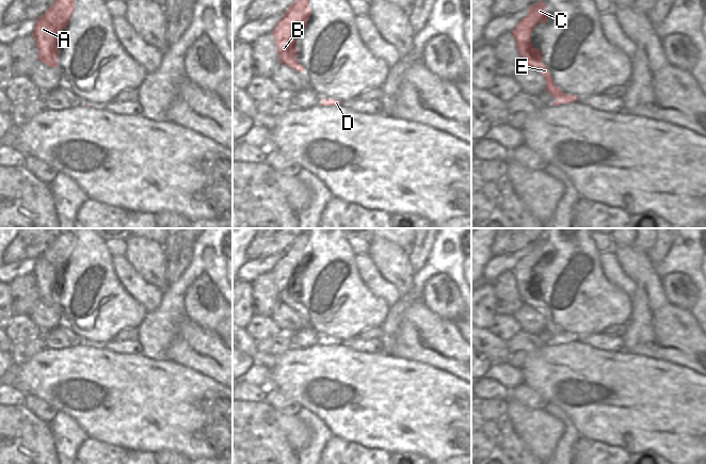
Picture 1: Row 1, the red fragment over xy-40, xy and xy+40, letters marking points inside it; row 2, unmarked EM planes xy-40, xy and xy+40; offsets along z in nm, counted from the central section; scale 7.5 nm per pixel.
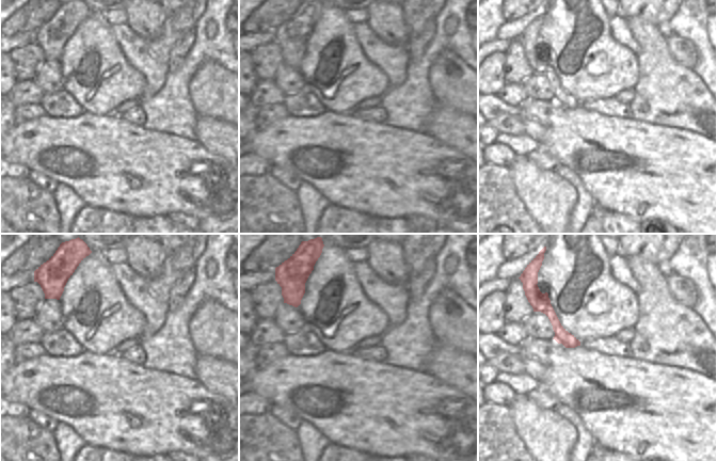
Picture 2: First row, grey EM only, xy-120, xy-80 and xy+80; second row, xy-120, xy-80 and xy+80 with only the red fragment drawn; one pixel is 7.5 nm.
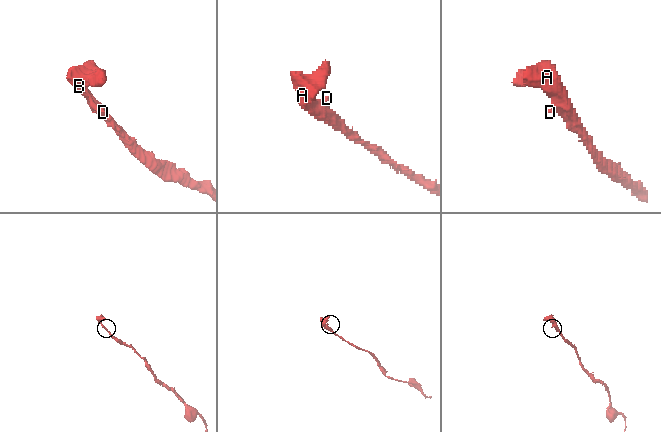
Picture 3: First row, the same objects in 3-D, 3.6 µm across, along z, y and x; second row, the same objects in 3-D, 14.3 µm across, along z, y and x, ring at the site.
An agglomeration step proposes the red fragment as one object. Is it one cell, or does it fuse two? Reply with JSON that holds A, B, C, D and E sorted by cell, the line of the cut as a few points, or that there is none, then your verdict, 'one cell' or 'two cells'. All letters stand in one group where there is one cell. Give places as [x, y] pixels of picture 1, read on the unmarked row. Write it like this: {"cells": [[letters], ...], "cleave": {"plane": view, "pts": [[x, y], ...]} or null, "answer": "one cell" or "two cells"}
{"cells": [["A", "B", "C", "D", "E"]], "cleave": null, "answer": "one cell"}

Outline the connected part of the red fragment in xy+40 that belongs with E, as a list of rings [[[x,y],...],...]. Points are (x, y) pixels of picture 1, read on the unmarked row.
[[[539,240],[529,246],[529,252],[514,267],[512,273],[516,279],[516,286],[518,288],[520,299],[526,305],[539,308],[542,311],[546,320],[546,330],[557,338],[557,340],[551,345],[578,340],[577,335],[566,334],[552,320],[552,316],[548,307],[542,301],[542,290],[540,288],[535,288],[530,279],[535,265],[540,260],[545,263],[548,256],[549,254],[546,252],[546,243],[543,240]]]

